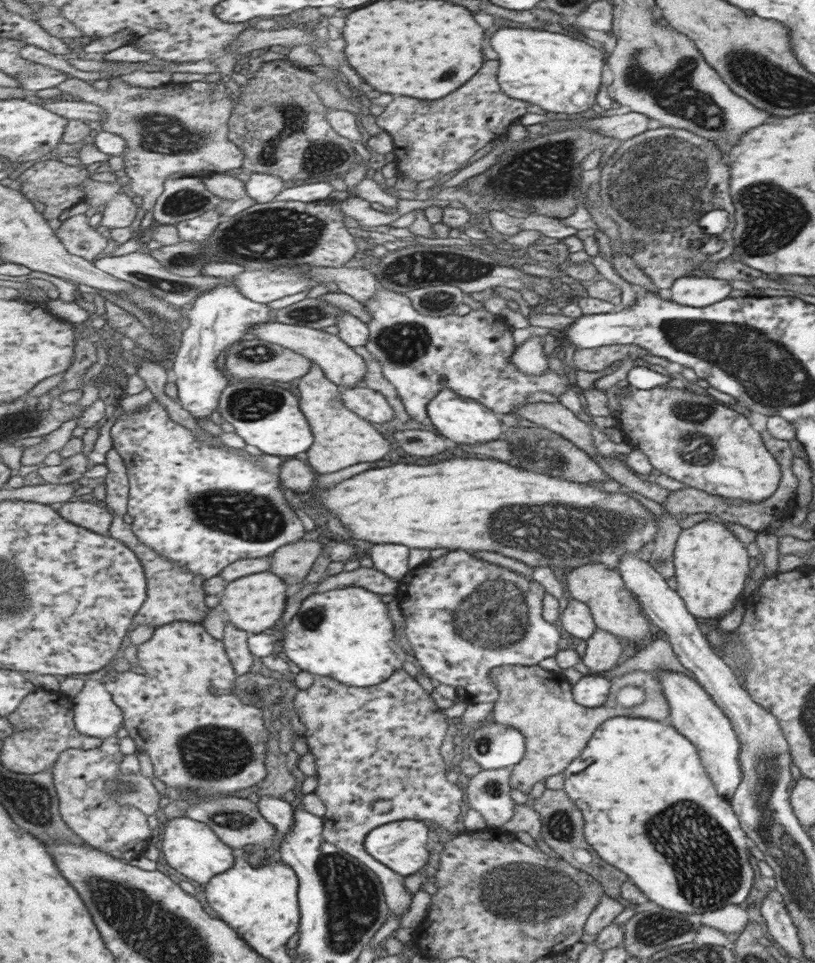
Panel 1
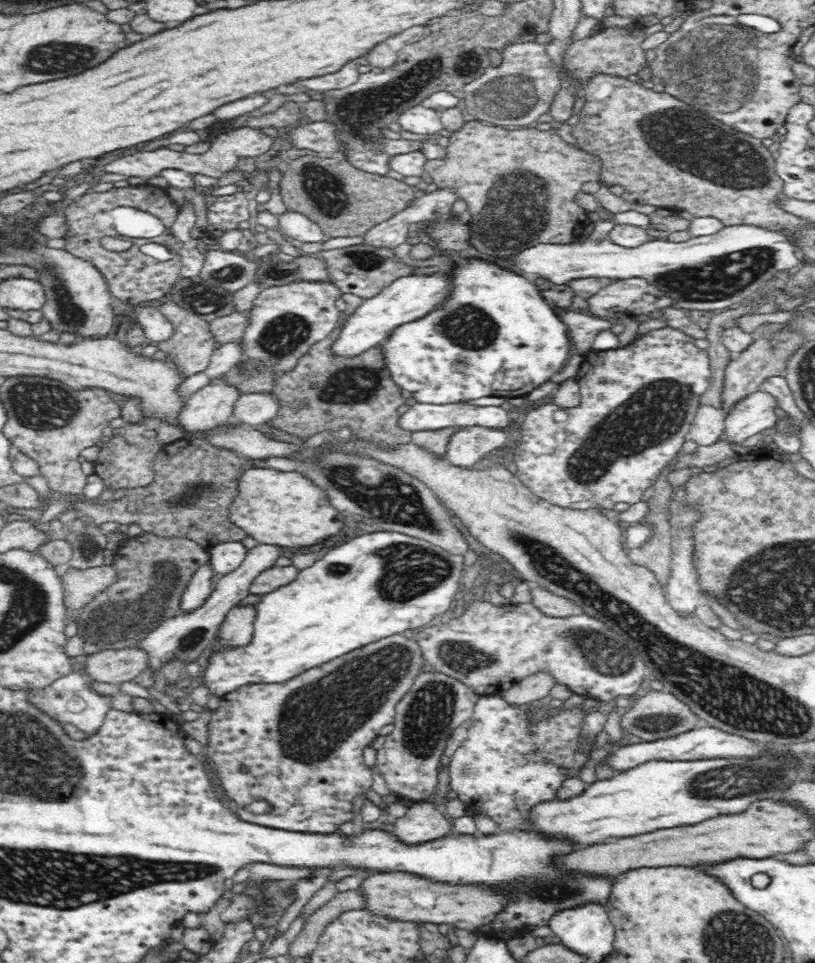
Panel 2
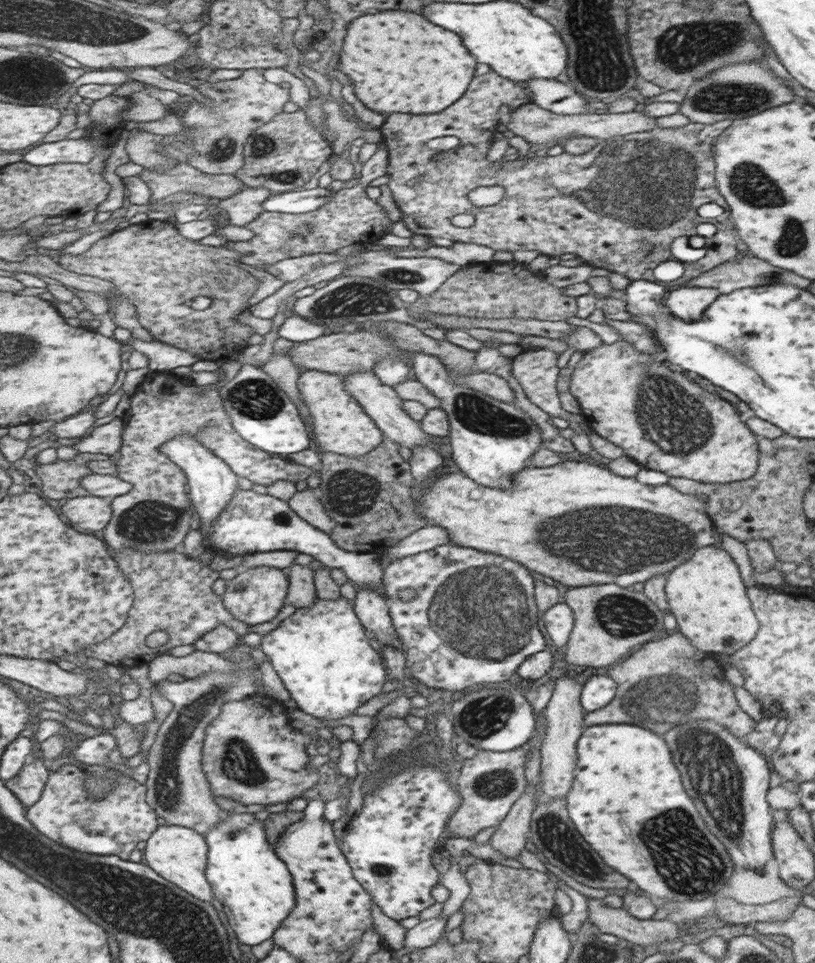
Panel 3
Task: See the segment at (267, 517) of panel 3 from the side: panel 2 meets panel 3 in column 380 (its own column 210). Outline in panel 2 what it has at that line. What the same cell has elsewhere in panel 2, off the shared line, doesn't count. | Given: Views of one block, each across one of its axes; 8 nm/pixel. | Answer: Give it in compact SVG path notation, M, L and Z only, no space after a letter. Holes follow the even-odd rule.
M208 562L192 575L186 590L183 590L183 603L185 606L180 614L194 612L194 610L198 610L198 607L202 607L206 603L206 599L214 589L212 576L215 576L215 574L215 570Z

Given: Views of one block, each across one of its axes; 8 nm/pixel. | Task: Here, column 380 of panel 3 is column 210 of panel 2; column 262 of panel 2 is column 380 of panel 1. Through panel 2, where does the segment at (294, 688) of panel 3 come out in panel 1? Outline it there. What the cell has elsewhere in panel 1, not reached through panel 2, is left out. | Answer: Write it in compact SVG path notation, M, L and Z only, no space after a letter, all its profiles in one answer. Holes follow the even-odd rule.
M348 586L348 587L337 587L319 594L310 594L303 602L300 610L293 616L291 622L286 625L286 636L283 640L283 648L286 656L291 660L290 664L294 665L298 670L305 670L312 673L314 676L328 676L336 678L339 682L349 686L366 687L379 685L380 682L387 680L391 677L397 669L401 669L401 664L405 660L405 654L401 652L401 647L393 642L393 626L389 622L389 613L387 612L387 606L379 600L379 596L373 591L365 590L363 587Z

